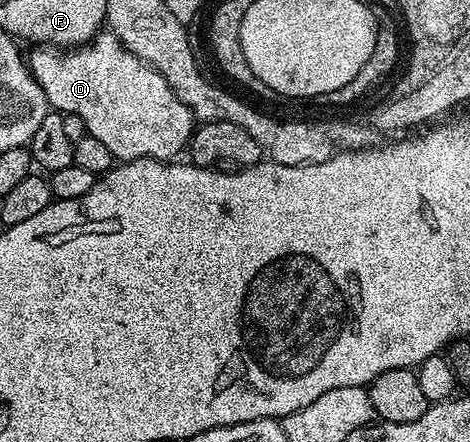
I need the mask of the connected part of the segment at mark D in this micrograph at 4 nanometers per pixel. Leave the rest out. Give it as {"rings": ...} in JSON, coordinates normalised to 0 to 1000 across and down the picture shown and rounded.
{"rings":[[[213,72],[209,75],[191,95],[183,102],[164,109],[72,109],[66,122],[60,122],[60,147],[68,172],[85,190],[85,199],[94,208],[100,233],[117,251],[130,253],[132,258],[160,258],[170,262],[170,271],[179,271],[183,283],[183,301],[204,308],[204,317],[215,317],[215,321],[226,328],[230,344],[238,344],[238,353],[245,362],[257,362],[260,367],[279,367],[291,357],[340,357],[347,362],[370,362],[381,355],[379,348],[398,337],[400,324],[404,319],[404,305],[413,301],[417,292],[417,269],[413,256],[394,240],[374,217],[374,208],[366,204],[357,186],[351,181],[349,172],[306,138],[304,133],[294,133],[287,124],[279,122],[268,113],[264,100],[236,72]]]}

